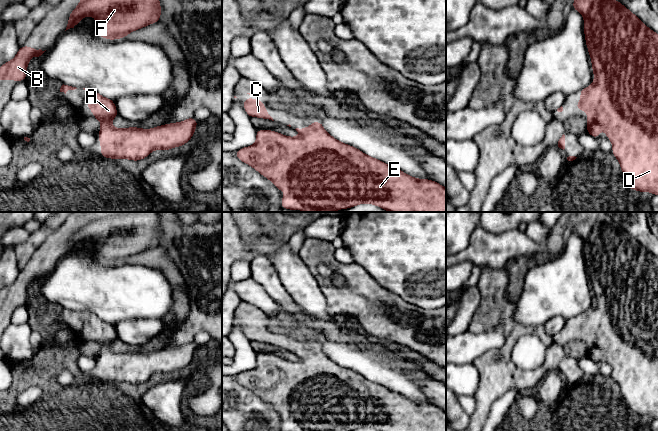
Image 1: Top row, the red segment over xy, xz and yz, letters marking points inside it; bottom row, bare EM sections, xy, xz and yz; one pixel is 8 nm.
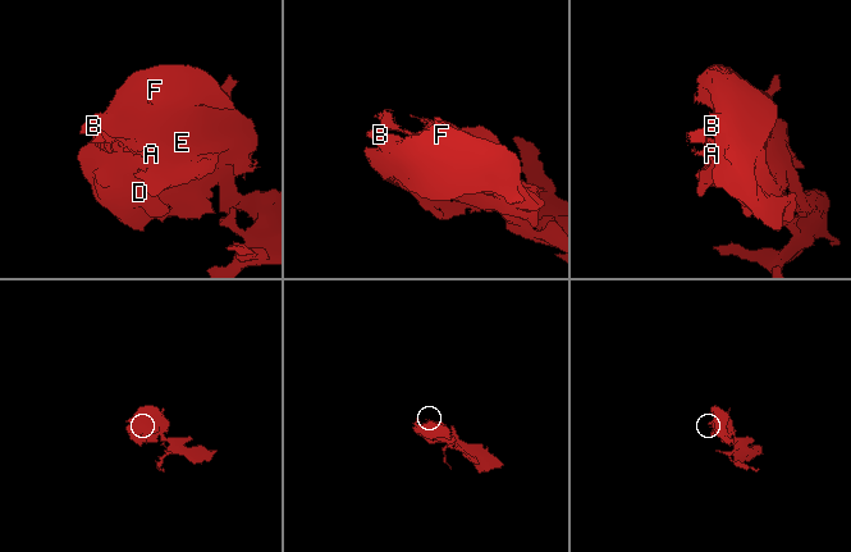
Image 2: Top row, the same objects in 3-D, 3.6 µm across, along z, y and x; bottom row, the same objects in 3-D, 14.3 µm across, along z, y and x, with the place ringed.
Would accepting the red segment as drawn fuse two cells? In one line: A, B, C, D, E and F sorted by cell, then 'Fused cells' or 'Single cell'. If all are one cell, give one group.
Groups: A B C D E F. Single cell

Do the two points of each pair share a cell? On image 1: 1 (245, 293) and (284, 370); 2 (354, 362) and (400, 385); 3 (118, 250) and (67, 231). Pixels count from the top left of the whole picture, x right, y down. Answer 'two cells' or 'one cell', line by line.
1: two cells
2: one cell
3: one cell

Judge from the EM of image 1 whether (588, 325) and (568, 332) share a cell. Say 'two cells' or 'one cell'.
one cell

